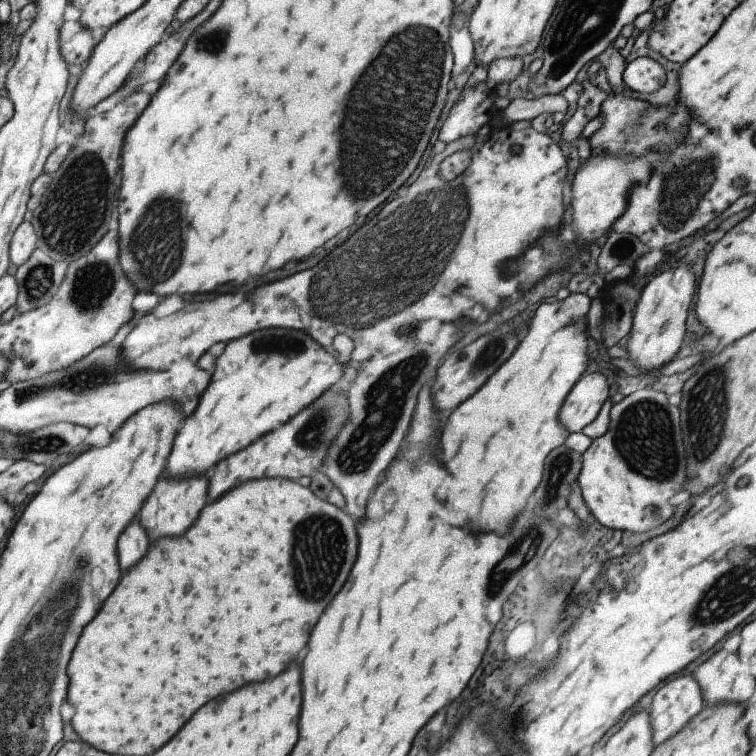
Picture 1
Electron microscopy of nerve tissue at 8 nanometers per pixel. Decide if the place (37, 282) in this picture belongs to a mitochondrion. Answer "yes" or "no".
yes

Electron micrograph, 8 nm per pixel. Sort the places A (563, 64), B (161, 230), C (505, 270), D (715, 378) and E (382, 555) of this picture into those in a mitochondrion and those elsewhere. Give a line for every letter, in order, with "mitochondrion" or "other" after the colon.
A: other
B: mitochondrion
C: other
D: mitochondrion
E: other

